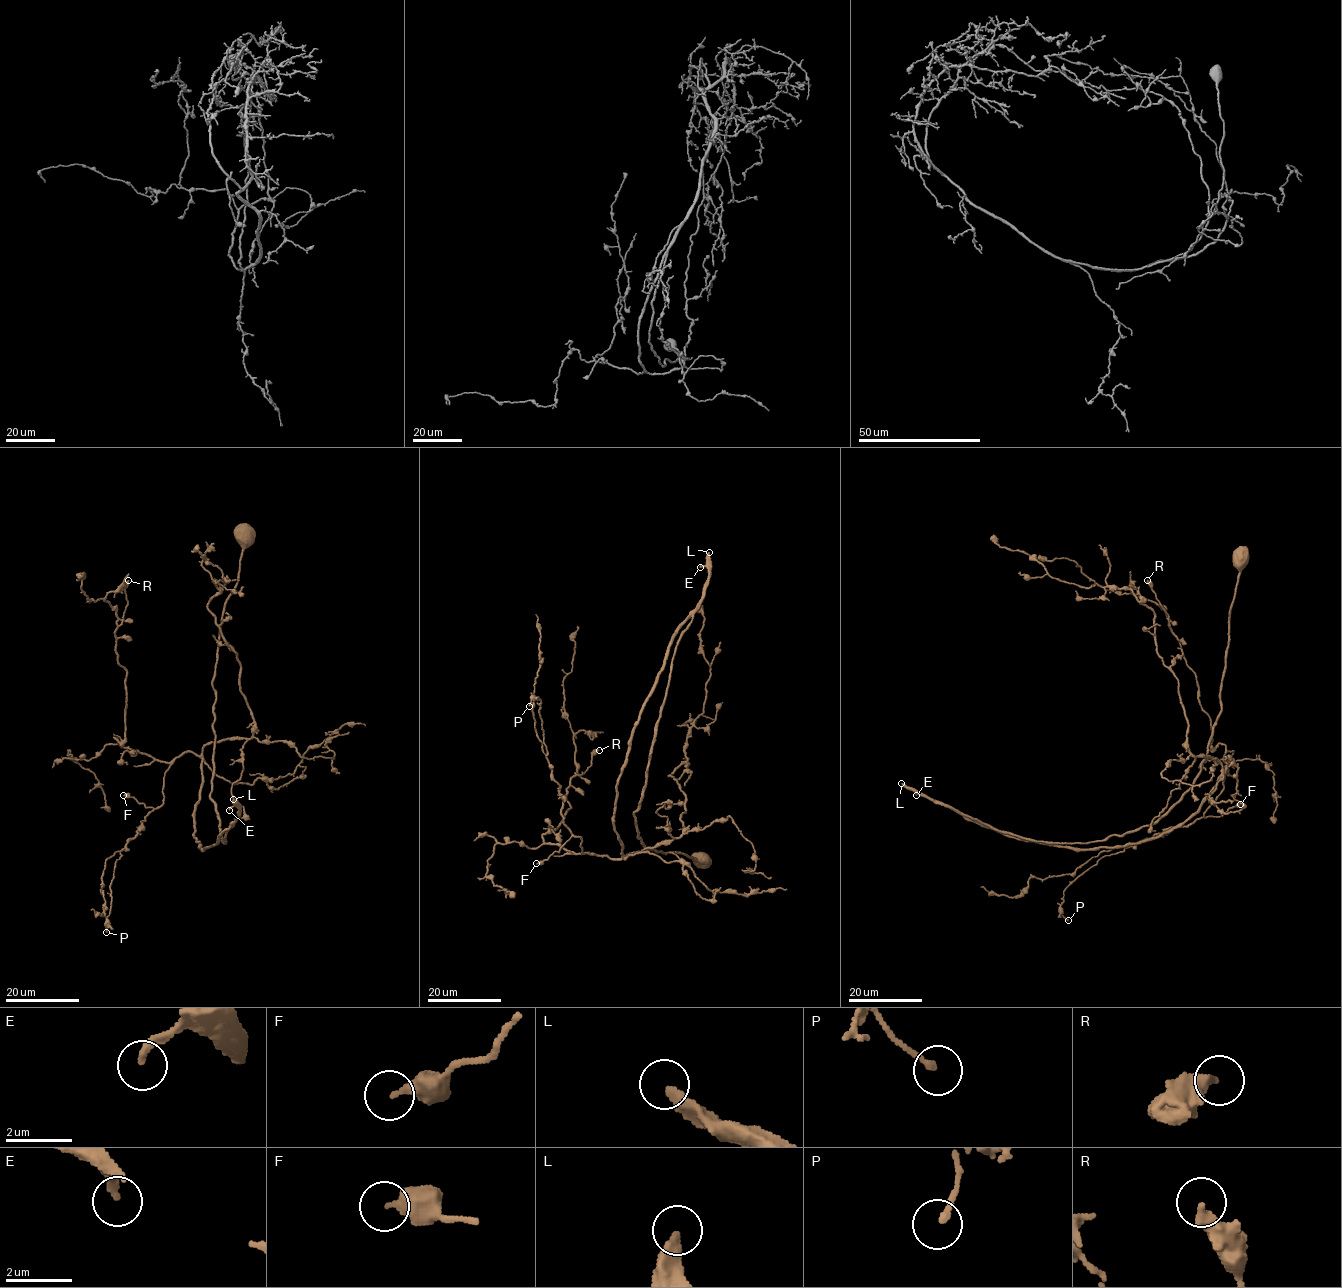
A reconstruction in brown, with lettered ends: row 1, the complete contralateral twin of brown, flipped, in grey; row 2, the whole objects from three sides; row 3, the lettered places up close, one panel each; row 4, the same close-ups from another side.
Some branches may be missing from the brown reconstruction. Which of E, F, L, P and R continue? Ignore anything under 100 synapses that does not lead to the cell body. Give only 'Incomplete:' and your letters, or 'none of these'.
Incomplete: E, L

